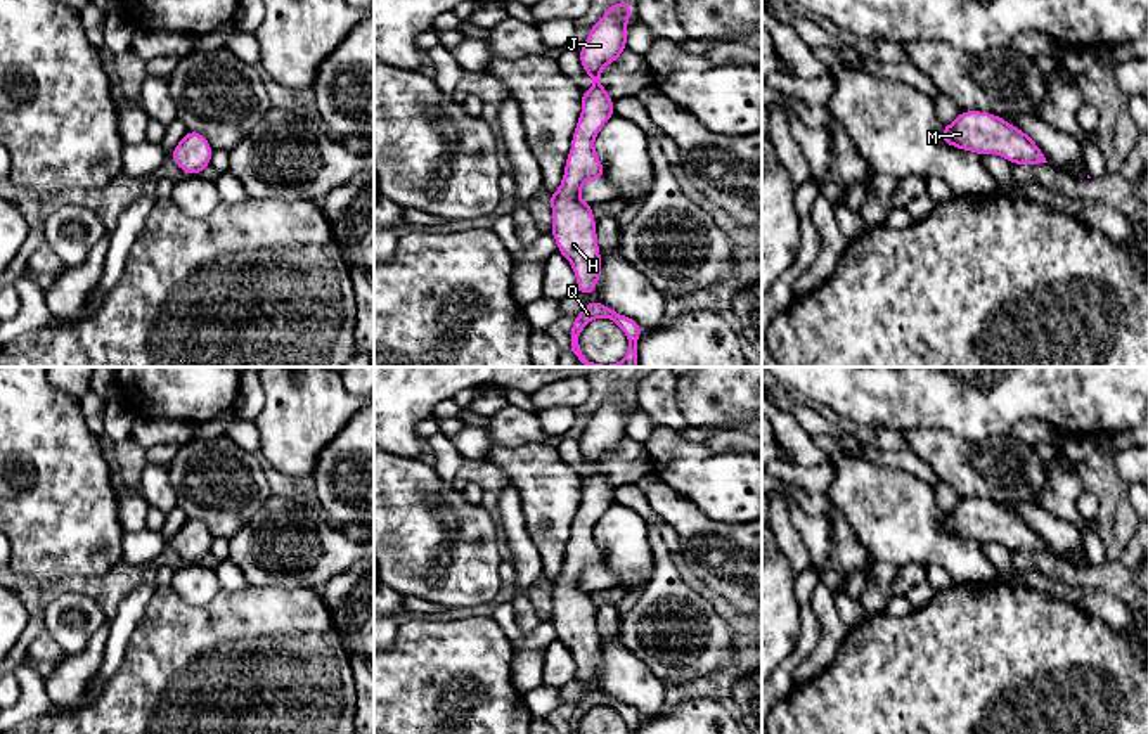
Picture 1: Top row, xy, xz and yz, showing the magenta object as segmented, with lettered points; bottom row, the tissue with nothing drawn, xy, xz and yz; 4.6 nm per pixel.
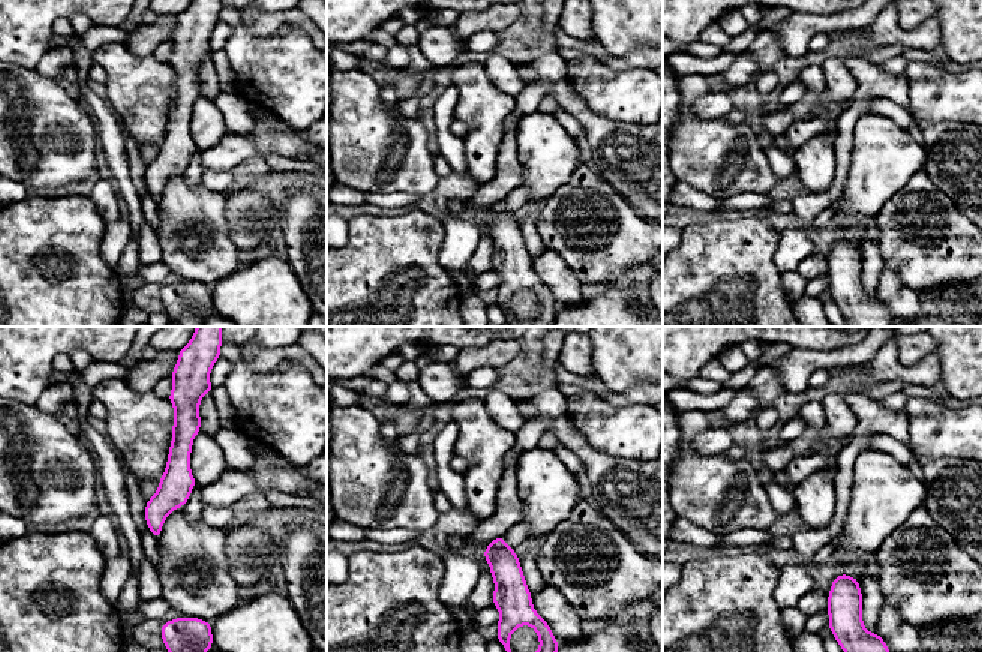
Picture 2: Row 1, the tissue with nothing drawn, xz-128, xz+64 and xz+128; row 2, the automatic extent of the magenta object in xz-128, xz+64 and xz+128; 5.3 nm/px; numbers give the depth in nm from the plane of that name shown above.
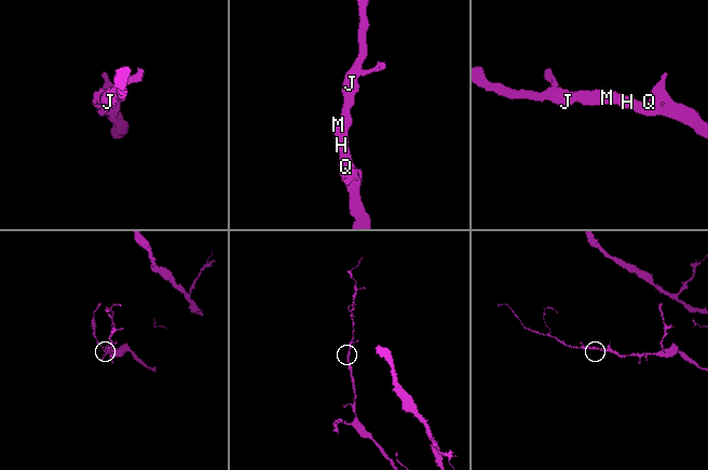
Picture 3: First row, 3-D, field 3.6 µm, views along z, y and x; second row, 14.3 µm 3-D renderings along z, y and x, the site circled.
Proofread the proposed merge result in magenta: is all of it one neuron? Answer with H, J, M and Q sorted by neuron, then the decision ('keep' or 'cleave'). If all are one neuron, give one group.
H J M Q | keep

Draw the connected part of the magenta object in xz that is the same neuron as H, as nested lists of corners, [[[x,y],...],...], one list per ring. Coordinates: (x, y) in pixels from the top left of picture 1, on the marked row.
[[[615,2],[589,29],[578,52],[584,71],[594,85],[582,92],[582,114],[577,121],[571,149],[566,158],[559,189],[549,196],[552,209],[551,234],[558,251],[570,261],[575,275],[575,291],[592,294],[601,277],[601,251],[597,246],[592,206],[580,197],[582,187],[604,178],[594,140],[604,123],[615,114],[615,102],[599,83],[603,68],[616,62],[627,48],[627,23],[632,16],[629,2]]]

